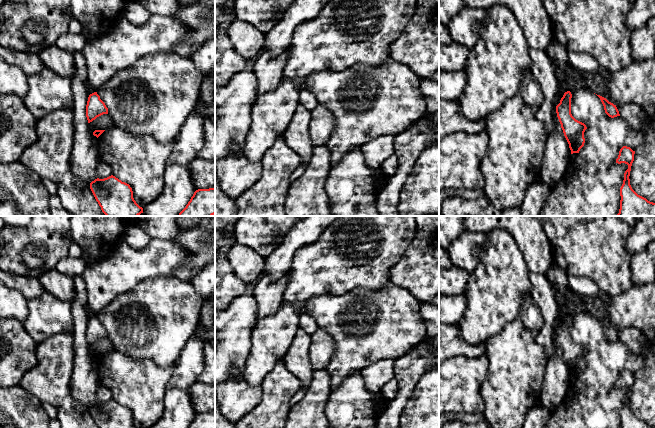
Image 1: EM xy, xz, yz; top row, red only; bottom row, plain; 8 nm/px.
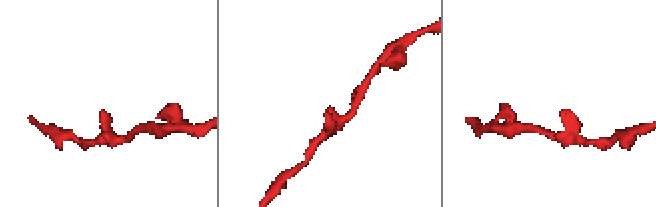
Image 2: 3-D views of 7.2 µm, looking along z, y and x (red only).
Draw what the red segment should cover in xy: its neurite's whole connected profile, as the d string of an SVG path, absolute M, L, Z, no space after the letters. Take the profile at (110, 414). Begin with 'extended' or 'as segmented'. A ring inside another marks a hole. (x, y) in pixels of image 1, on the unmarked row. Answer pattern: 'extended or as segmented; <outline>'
as segmented; M111 399L104 403L95 403L90 413L98 428L137 428L129 408Z

